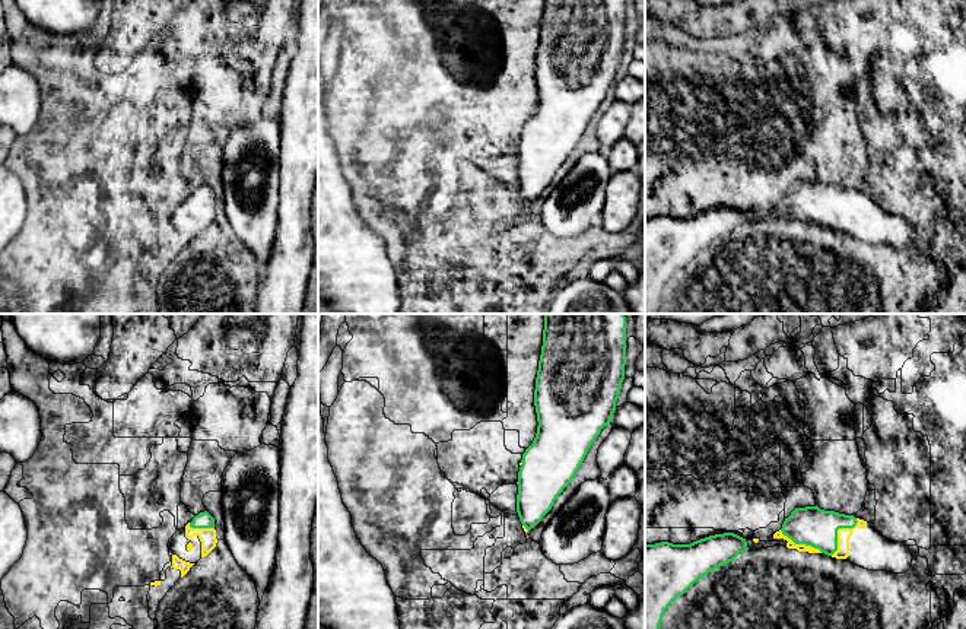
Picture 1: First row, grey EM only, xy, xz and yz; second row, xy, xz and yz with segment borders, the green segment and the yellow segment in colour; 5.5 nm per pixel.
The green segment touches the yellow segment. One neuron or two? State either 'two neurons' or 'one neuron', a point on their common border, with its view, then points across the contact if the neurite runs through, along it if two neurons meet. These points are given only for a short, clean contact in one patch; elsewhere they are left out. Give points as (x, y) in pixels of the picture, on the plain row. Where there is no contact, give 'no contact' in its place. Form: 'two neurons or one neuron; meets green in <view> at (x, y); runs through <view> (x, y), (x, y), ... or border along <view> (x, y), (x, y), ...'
one neuron; meets green in yz at (836, 205)

